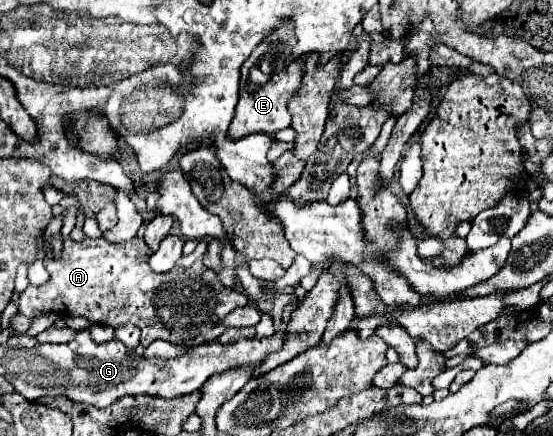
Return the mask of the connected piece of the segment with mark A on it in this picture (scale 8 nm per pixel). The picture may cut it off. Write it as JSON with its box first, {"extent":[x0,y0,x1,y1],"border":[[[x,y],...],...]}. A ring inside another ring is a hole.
{"extent":[18,237,248,347],"border":[[[66,237],[60,259],[44,261],[50,273],[48,283],[28,285],[20,295],[18,313],[32,319],[42,311],[62,311],[72,317],[84,317],[92,325],[110,327],[132,323],[140,327],[140,341],[146,347],[156,339],[170,343],[192,339],[220,323],[232,309],[248,305],[248,297],[224,287],[216,273],[202,265],[202,257],[188,269],[176,267],[170,273],[158,275],[148,267],[148,259],[140,261],[148,253],[146,249],[140,237],[118,243],[110,243],[104,237],[84,237],[82,241]]]}

